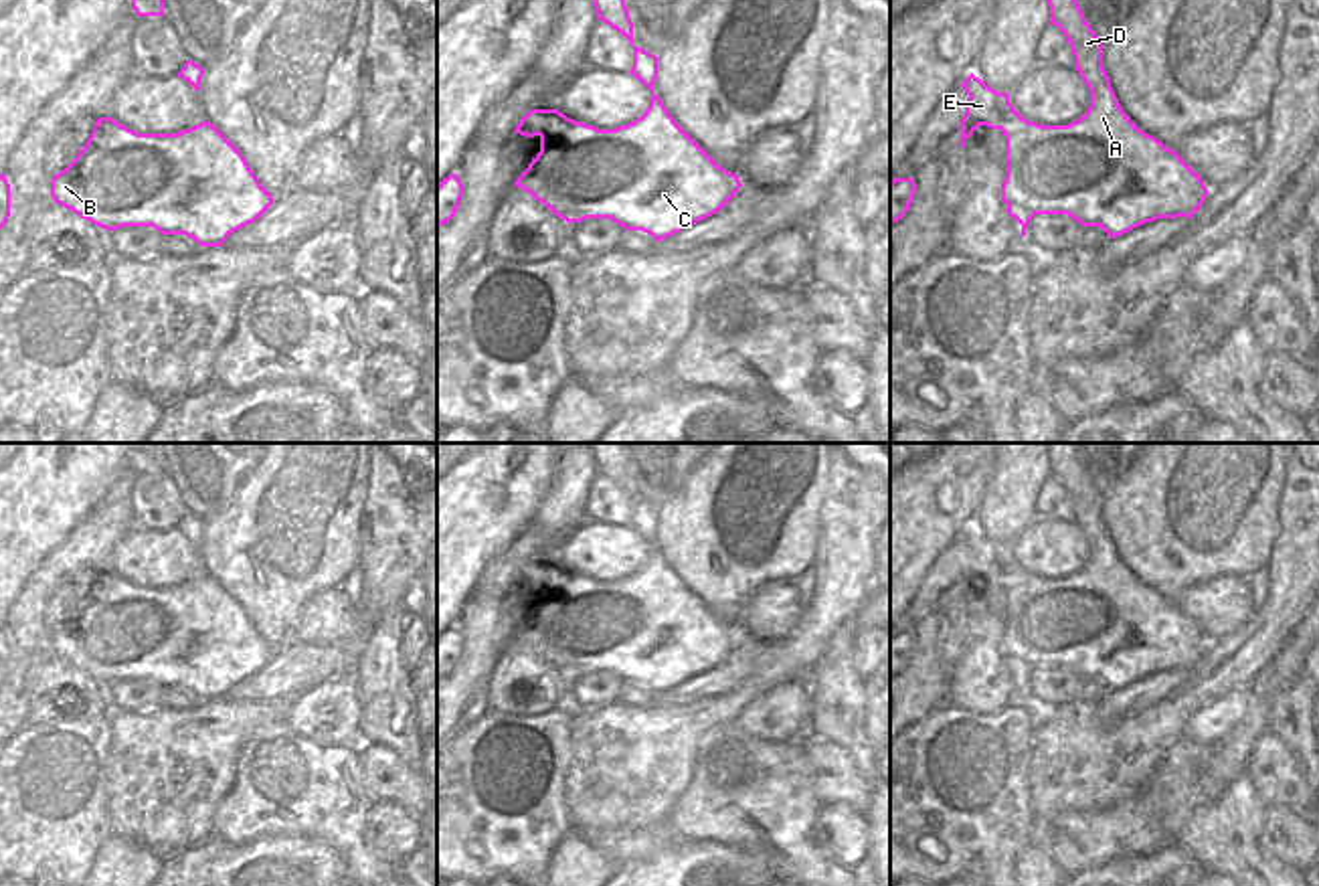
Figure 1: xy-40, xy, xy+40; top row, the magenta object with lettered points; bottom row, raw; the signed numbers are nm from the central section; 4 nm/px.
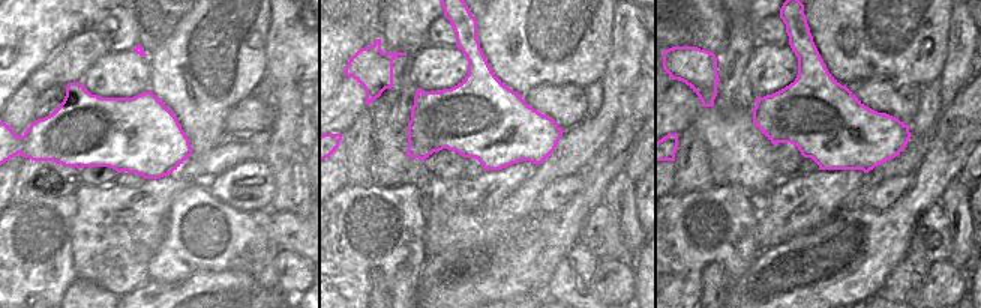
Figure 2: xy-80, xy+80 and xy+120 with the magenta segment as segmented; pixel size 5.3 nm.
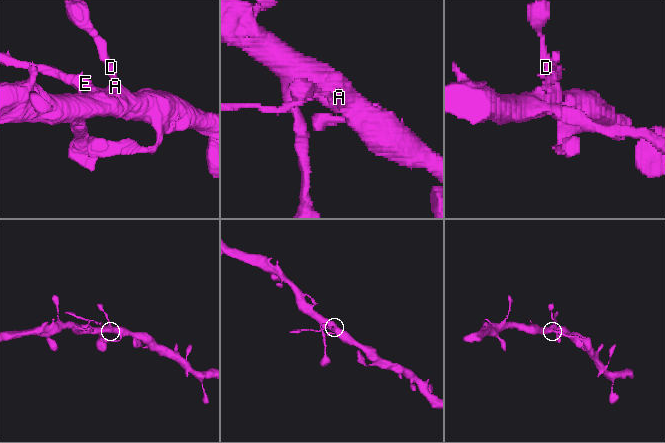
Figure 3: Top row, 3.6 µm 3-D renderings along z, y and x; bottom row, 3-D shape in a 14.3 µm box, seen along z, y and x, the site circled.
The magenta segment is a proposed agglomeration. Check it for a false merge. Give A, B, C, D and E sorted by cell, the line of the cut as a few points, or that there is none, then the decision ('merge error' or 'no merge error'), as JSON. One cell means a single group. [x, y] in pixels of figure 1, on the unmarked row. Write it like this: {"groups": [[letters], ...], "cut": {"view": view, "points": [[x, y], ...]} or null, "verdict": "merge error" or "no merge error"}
{"groups": [["A", "B", "C", "D"], ["E"]], "cut": {"view": "xy+40", "points": [[1000, 547], [1002, 581]]}, "verdict": "merge error"}

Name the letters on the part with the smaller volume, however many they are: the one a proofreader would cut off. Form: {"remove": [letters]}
{"remove": ["E"]}

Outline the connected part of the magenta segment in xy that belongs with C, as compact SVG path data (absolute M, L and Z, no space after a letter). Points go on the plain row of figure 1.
M633 498L629 524L651 544L649 560L631 577L599 583L558 562L544 562L540 605L514 639L570 676L611 672L625 684L643 684L657 696L722 663L742 639L666 562L653 546L657 510Z

